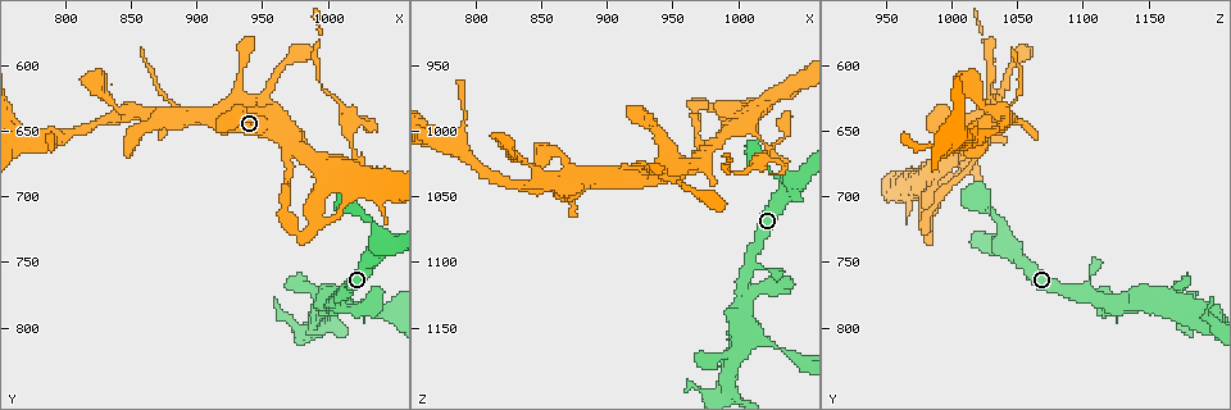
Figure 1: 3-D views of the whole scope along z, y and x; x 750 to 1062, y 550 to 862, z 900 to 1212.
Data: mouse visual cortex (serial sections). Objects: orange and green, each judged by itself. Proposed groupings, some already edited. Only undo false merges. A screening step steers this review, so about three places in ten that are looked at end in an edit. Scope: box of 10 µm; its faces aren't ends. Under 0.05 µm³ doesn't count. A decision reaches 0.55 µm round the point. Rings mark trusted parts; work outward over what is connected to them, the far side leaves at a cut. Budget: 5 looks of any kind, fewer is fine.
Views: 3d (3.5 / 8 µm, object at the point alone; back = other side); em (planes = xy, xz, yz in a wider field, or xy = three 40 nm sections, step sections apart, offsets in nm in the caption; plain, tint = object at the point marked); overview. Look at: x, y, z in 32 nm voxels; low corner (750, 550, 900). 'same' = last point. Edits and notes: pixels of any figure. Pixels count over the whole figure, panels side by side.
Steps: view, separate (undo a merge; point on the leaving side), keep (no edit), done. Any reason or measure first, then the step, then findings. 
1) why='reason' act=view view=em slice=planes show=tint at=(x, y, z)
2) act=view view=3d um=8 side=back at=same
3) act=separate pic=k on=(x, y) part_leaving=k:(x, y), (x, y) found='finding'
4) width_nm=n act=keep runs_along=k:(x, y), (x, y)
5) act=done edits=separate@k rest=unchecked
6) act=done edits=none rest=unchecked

why='two arms in line, one across' act=view view=3d um=8 at=(844, 638, 1042)

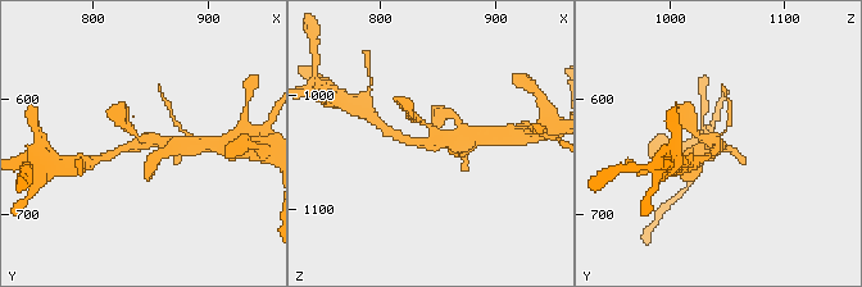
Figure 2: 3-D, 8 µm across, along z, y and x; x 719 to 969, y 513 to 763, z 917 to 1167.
why='closer look' act=view view=3d um=3.5 at=same

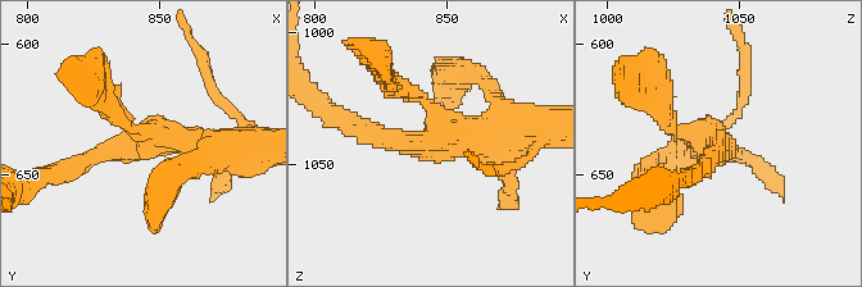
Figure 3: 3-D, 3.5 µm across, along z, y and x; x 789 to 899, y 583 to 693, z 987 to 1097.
arms=3 arm_widths_nm=150,200,350 act=view view=em slice=planes show=tint at=(844, 638, 1041)

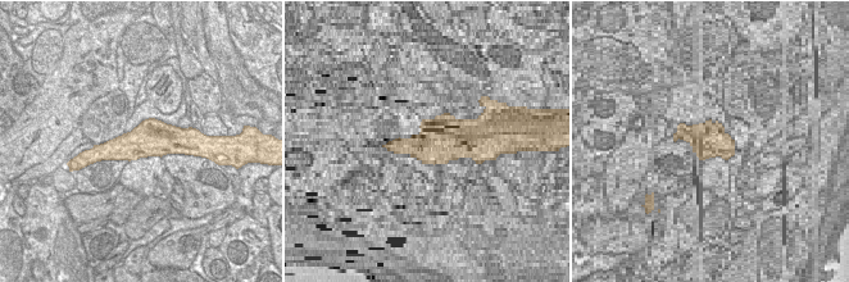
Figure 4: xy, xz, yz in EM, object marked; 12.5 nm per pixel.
act=keep runs_along=3:(230, 146), (166, 139), (68, 169) found='continuous, no second cell'

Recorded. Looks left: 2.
why='thin neck' act=view view=3d um=3.5 at=(1022, 670, 1016)

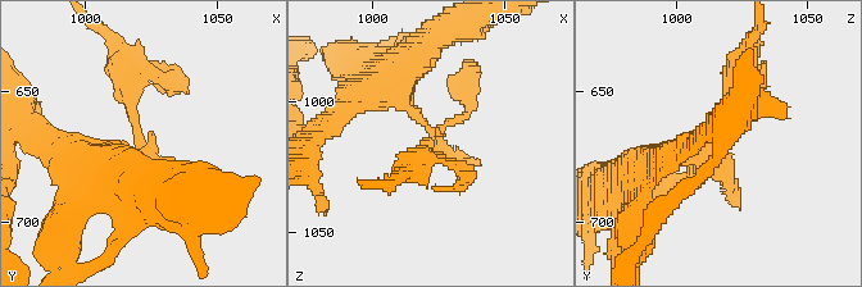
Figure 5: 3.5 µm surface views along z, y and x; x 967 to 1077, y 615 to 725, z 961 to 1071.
act=view view=em slice=xy step=2 show=tint at=(1020, 672, 1016)

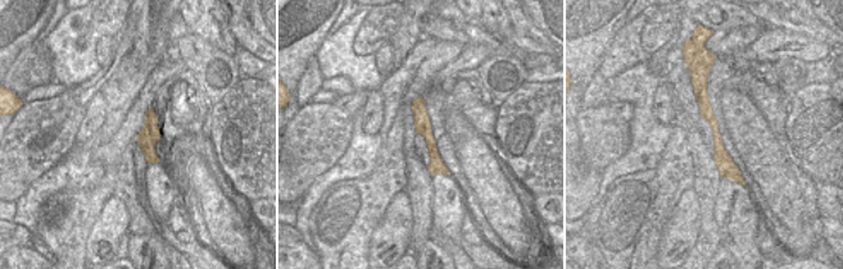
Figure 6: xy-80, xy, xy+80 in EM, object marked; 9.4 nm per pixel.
act=separate pic=5 on=(457, 96) found='two cells meet here'

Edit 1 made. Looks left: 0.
act=done edits=separate@5 rest=unchecked

